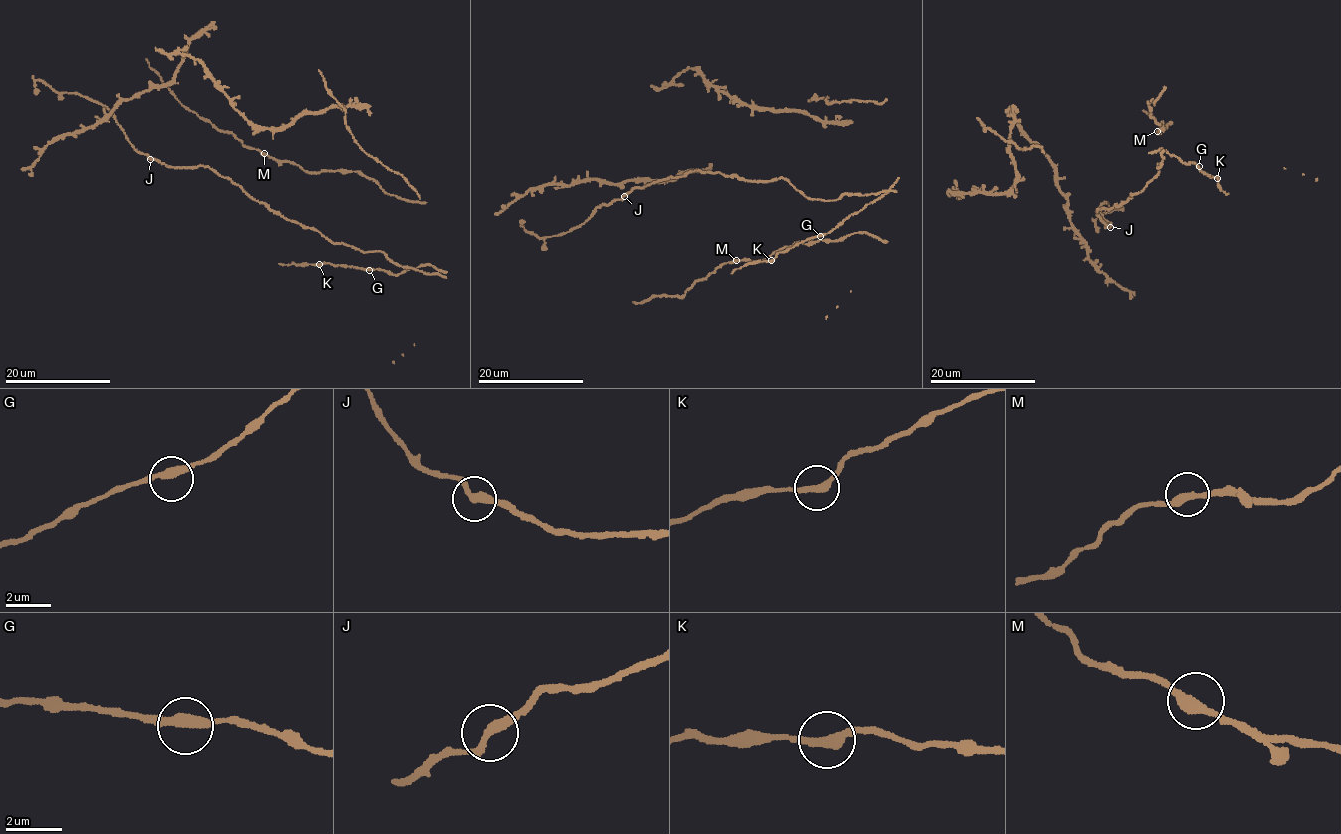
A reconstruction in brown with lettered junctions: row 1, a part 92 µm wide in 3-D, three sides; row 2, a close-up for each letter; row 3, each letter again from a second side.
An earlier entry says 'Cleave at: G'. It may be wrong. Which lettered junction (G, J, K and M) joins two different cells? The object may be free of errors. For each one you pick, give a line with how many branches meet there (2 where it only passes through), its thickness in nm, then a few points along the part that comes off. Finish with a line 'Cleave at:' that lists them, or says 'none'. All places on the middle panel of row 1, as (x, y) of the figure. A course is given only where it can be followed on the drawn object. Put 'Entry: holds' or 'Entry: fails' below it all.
Cleave at: none
Entry: fails

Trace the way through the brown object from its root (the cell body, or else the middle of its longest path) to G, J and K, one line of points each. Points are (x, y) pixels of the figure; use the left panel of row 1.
G: (238, 185), (331, 242), (436, 272), (427, 265), (398, 274), (369, 270)
J: (238, 185), (208, 167), (167, 167), (150, 159)
K: (238, 185), (331, 242), (436, 272), (427, 265), (398, 274), (318, 265)

